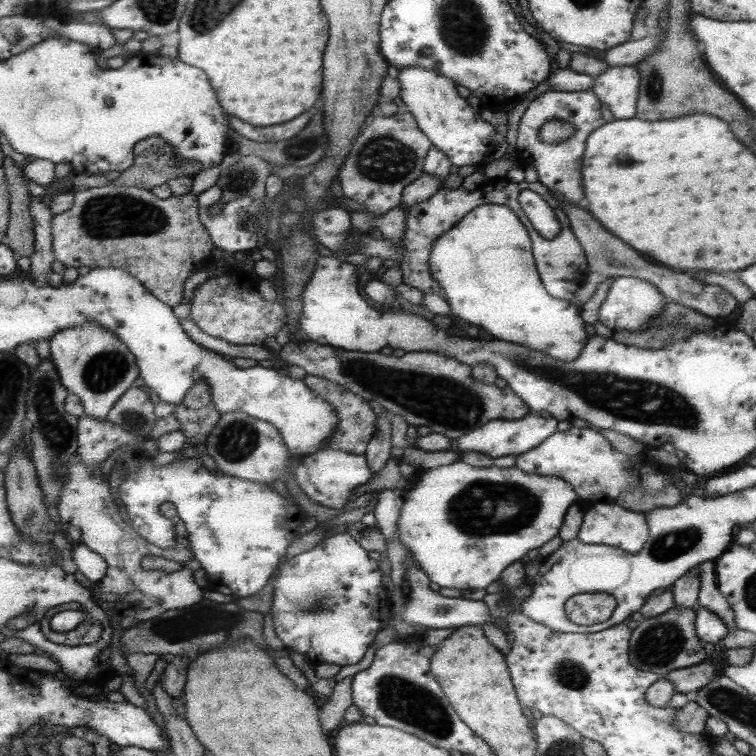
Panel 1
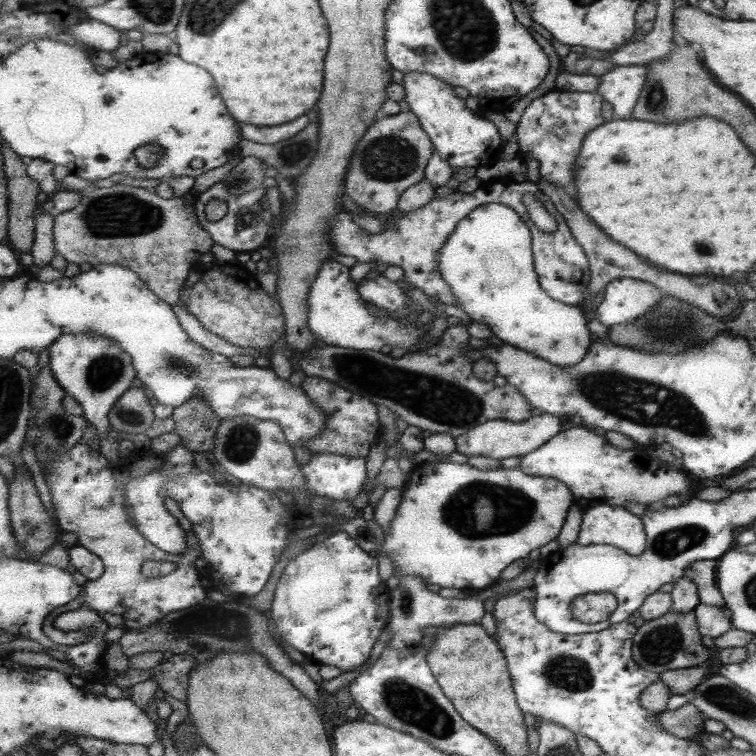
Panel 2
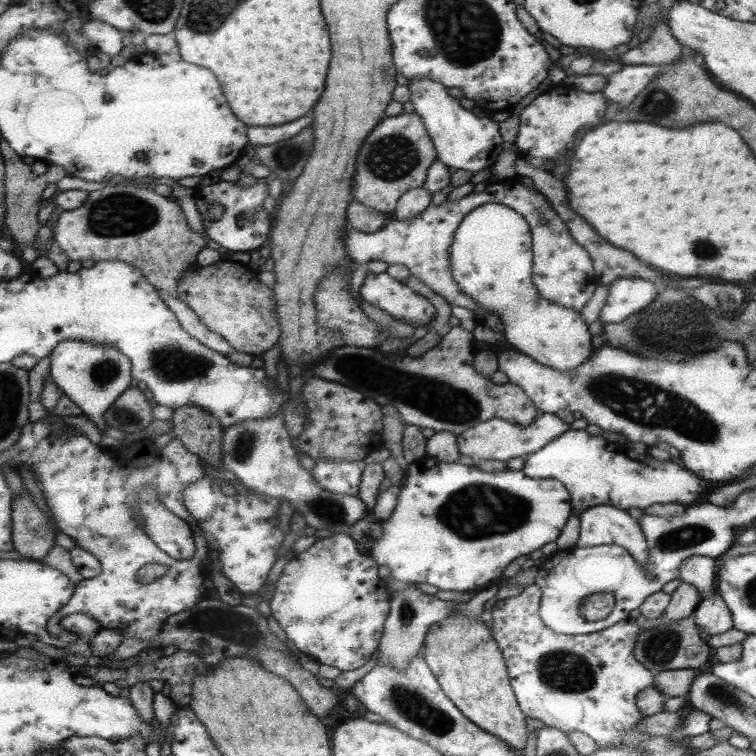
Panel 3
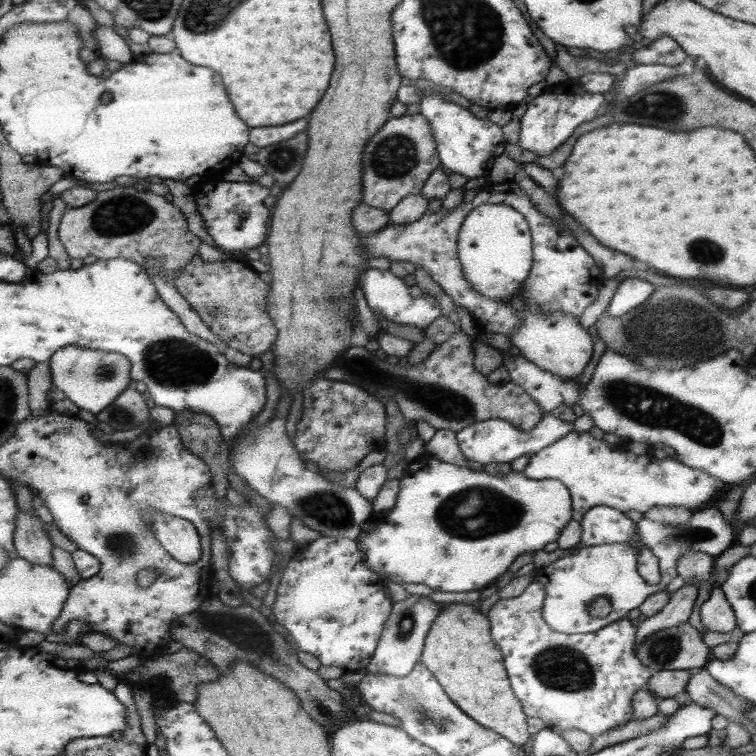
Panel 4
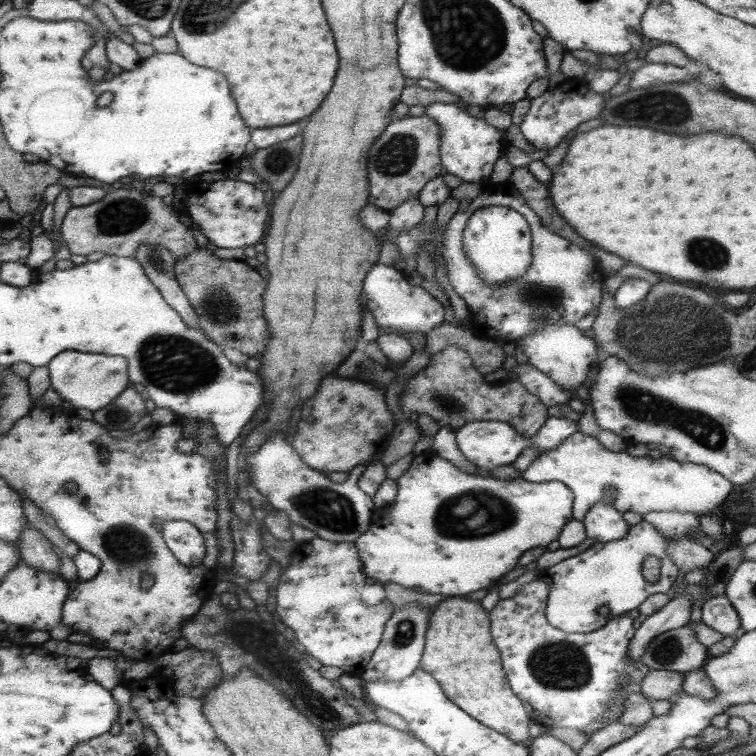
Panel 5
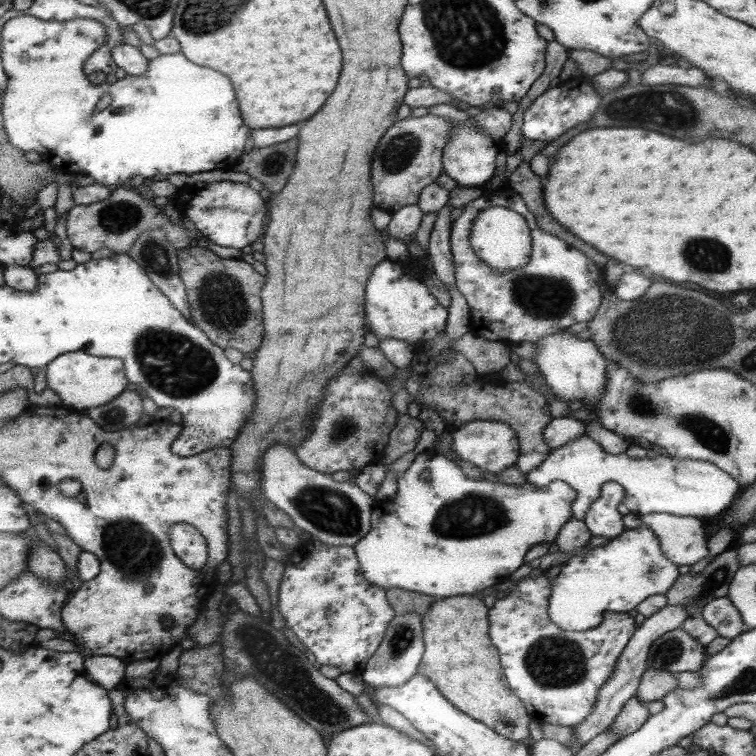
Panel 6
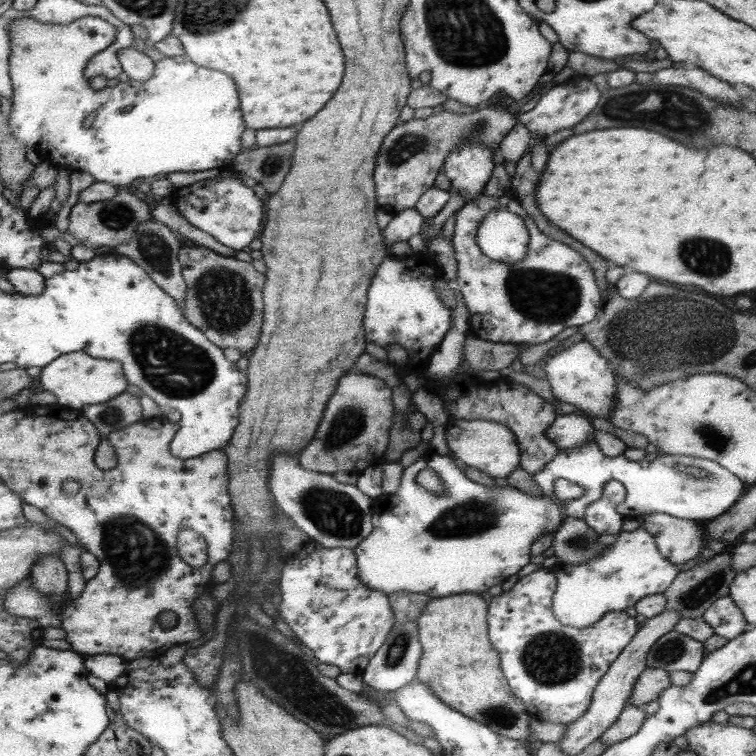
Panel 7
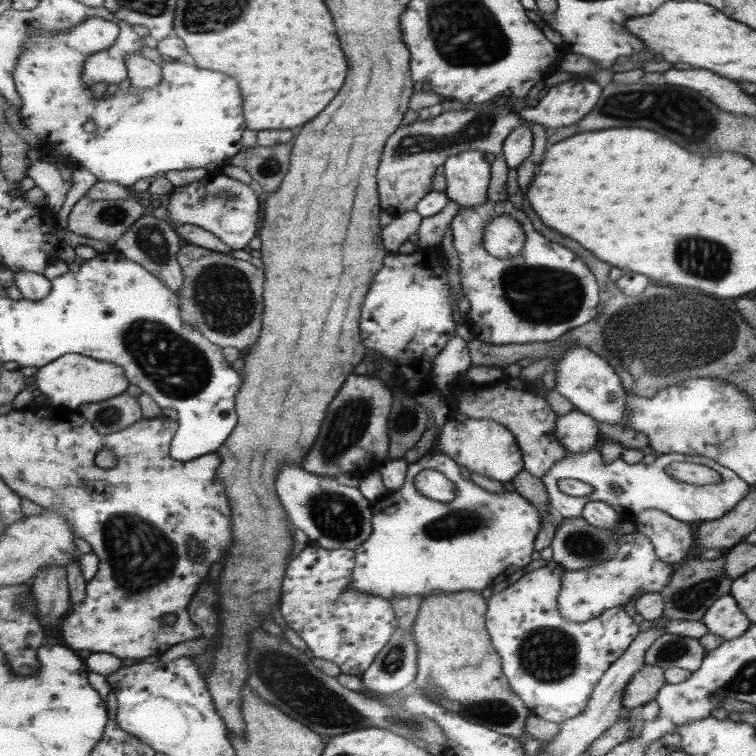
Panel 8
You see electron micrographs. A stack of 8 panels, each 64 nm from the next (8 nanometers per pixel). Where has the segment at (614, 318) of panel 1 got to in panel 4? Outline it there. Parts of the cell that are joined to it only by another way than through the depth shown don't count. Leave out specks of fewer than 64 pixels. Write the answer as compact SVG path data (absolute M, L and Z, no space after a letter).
M624 278L618 284L618 288L616 288L605 311L612 318L620 318L636 306L644 304L654 292L654 286L642 278Z

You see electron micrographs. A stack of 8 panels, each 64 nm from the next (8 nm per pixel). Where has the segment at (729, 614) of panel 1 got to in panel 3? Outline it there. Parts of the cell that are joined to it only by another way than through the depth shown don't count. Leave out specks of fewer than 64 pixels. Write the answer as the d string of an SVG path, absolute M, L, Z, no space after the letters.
M690 556L680 564L679 578L695 586L701 600L714 598L716 594L716 569L718 561L708 556Z

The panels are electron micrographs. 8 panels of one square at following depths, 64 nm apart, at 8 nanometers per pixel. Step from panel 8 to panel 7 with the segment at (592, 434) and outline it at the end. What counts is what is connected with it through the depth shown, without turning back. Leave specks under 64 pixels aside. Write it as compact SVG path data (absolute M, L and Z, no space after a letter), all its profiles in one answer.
M578 412L557 415L557 420L550 425L549 438L559 449L571 449L594 438L594 426L590 418Z

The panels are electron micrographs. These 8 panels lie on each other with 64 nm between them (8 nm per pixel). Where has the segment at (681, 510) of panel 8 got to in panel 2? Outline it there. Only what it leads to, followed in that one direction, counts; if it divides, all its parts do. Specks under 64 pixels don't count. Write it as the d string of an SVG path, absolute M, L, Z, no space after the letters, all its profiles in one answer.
M573 426L567 430L561 430L552 440L546 441L541 448L533 450L532 453L520 457L520 470L526 474L534 476L545 476L557 478L564 482L570 493L574 496L575 503L583 510L588 506L605 503L608 505L624 506L626 502L642 502L650 504L652 502L663 501L670 494L684 494L684 498L694 493L694 482L690 480L689 473L680 465L663 463L657 458L649 455L648 449L624 450L610 444L606 437L599 431L588 431L587 426Z

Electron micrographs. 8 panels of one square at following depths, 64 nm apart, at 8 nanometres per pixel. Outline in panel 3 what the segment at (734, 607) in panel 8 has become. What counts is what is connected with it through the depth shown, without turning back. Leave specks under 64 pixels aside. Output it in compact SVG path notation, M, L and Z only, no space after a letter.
M716 590L714 598L701 600L693 612L695 623L710 636L730 630L734 624L732 614Z

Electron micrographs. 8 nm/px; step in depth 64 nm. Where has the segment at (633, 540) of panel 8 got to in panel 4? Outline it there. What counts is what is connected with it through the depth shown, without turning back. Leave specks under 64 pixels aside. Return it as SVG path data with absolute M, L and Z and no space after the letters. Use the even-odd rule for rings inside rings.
M708 504L702 509L692 510L686 523L666 525L660 521L642 517L638 522L638 537L642 545L653 551L658 558L660 582L650 584L638 572L638 553L640 548L632 544L612 543L606 545L584 546L574 554L554 560L548 566L535 572L535 581L544 583L547 592L543 616L554 630L564 634L586 634L604 628L616 620L625 618L634 608L638 608L648 596L666 590L669 582L677 576L677 559L690 552L700 550L714 558L720 556L734 540L731 521L725 521L722 512ZM604 596L612 603L611 611L604 618L588 616L586 608L594 599Z

